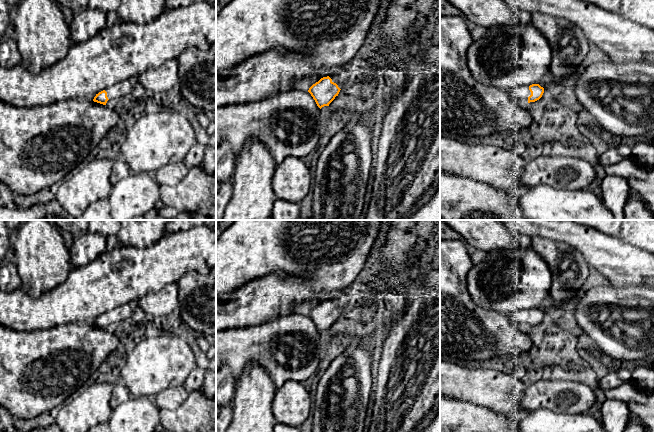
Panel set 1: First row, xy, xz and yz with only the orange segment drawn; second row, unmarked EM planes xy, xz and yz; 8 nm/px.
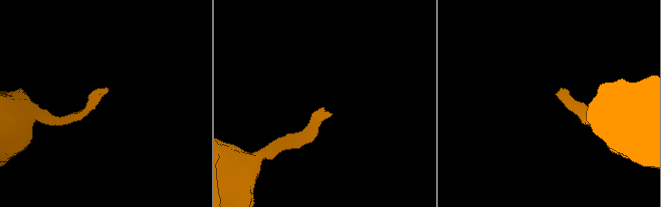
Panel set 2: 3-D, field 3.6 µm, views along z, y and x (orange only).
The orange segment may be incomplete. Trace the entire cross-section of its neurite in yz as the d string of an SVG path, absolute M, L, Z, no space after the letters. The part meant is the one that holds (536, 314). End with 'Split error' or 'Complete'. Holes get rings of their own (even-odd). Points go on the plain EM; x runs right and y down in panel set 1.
M539 308L525 309L514 312L510 317L516 325L526 328L539 324L544 317L544 312Z. Split error

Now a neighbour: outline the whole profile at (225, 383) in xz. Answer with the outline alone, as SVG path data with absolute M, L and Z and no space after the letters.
M224 364L216 372L216 406L227 406L231 404L235 385L236 382L229 367Z

